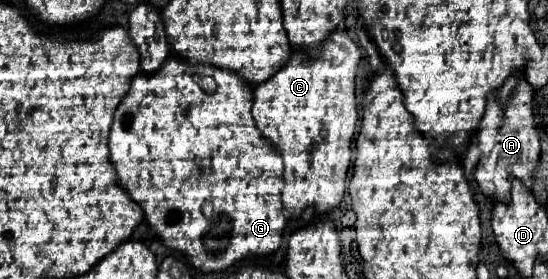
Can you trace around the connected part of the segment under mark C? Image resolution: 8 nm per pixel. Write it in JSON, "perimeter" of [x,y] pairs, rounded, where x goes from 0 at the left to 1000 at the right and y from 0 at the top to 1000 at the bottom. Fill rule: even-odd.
{"perimeter":[[[613,104],[613,118],[591,147],[580,211],[562,211],[562,190],[540,176],[500,276],[464,312],[460,412],[474,484],[515,548],[515,735],[536,785],[562,742],[573,742],[577,763],[602,763],[628,713],[653,441],[646,333],[653,219],[653,161],[628,104]]]}

